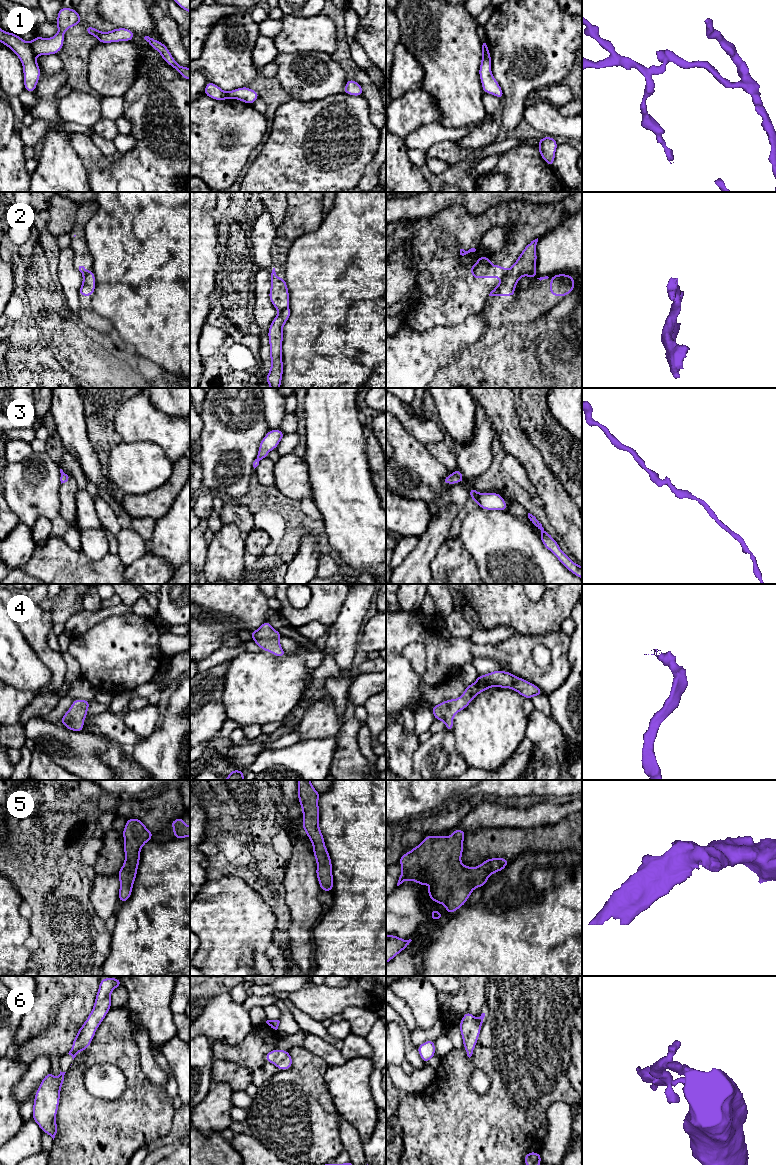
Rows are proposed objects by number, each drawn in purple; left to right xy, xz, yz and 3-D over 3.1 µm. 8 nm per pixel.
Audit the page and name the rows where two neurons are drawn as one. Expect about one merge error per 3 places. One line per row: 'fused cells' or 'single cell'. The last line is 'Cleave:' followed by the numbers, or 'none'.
1: fused cells
2: fused cells
3: single cell
4: single cell
5: single cell
6: single cell
Cleave: 1, 2

